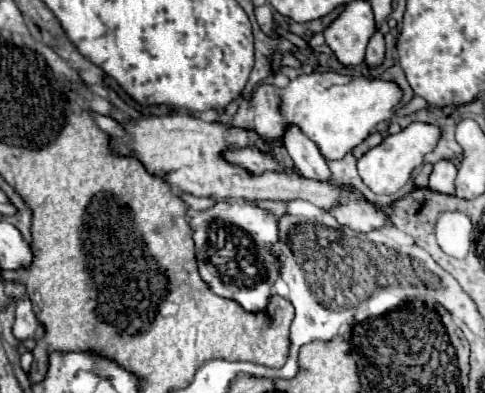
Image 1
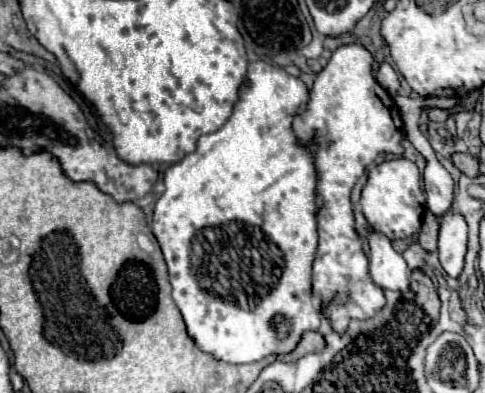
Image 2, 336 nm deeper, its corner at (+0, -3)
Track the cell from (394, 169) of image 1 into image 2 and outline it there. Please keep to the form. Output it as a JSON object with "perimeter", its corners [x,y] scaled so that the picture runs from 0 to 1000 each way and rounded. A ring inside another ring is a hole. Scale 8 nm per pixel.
{"perimeter":[[[812,402],[800,412],[788,412],[763,433],[759,463],[746,483],[742,504],[746,545],[767,575],[767,585],[792,595],[804,606],[804,616],[833,611],[854,601],[866,585],[870,550],[878,539],[878,504],[870,483],[870,448],[854,412],[837,402]]]}

